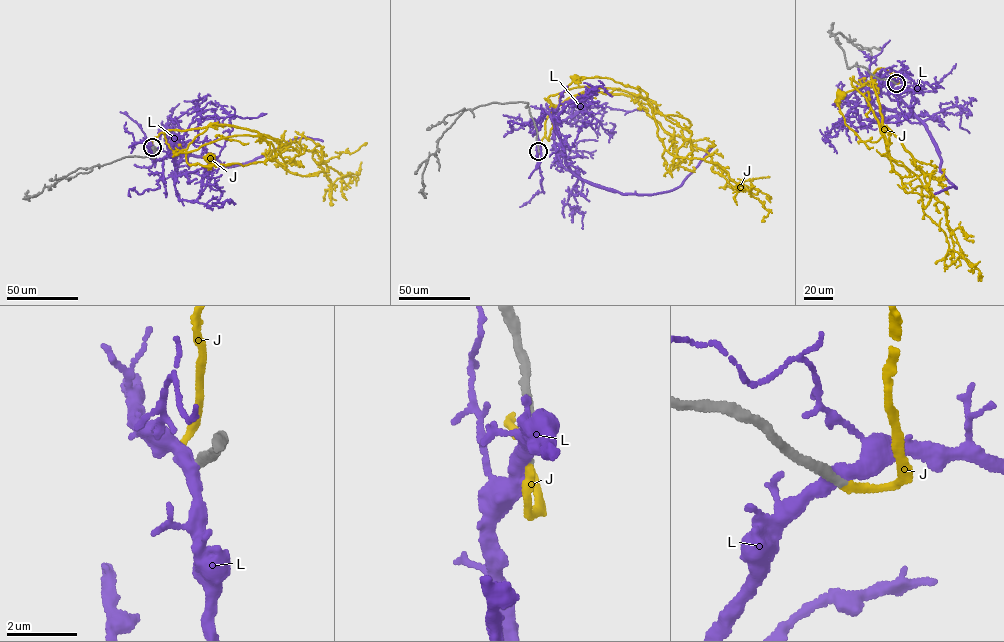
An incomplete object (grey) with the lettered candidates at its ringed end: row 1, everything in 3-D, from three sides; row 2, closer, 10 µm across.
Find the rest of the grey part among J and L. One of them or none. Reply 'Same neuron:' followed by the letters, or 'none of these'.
Same neuron: J

